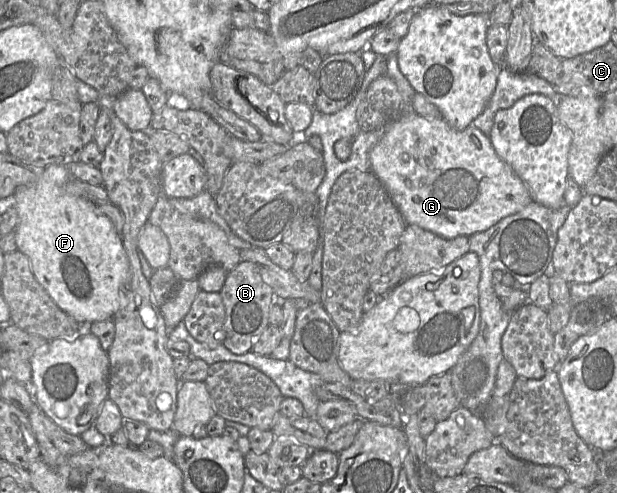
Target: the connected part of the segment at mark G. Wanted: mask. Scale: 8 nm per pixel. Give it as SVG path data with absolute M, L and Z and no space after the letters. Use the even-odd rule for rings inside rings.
M418 114L401 116L386 126L383 136L371 149L369 159L371 171L388 192L406 224L417 225L446 239L486 231L533 201L524 182L497 155L490 138L474 125L458 131L443 118Z

